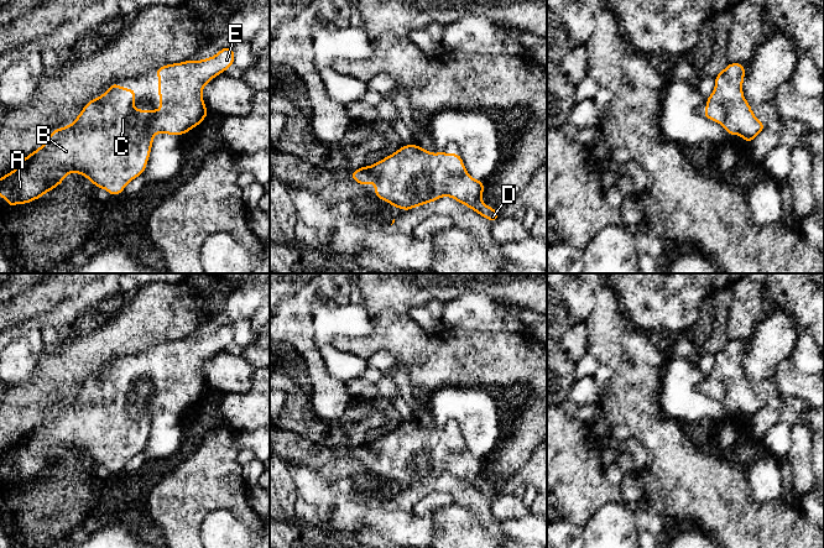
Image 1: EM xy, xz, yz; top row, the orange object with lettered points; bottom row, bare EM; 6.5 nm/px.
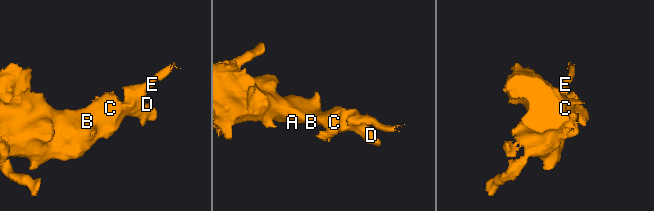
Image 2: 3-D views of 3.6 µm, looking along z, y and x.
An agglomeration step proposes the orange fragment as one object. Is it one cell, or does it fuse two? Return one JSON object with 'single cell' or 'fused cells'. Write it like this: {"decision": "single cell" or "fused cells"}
{"decision": "single cell"}

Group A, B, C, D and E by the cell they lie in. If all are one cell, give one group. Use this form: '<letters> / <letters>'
A B C D E

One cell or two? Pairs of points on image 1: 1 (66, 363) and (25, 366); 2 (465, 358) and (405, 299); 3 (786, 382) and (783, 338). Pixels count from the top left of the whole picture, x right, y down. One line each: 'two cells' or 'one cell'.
1: two cells
2: two cells
3: two cells

